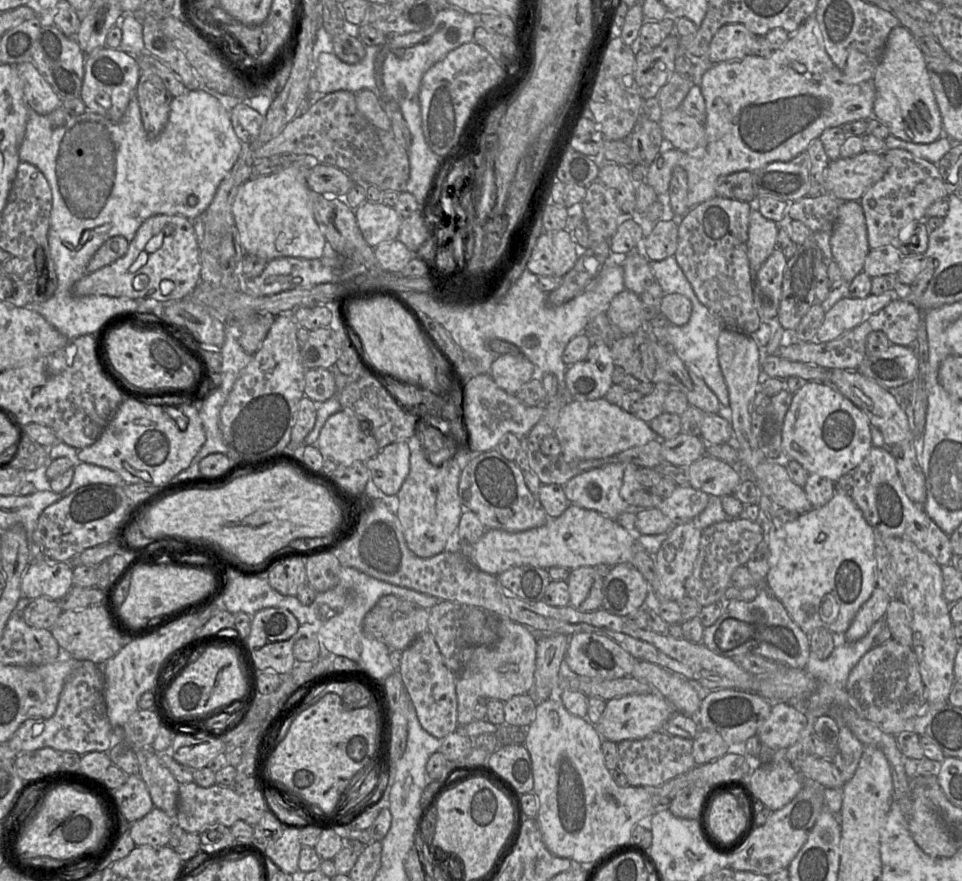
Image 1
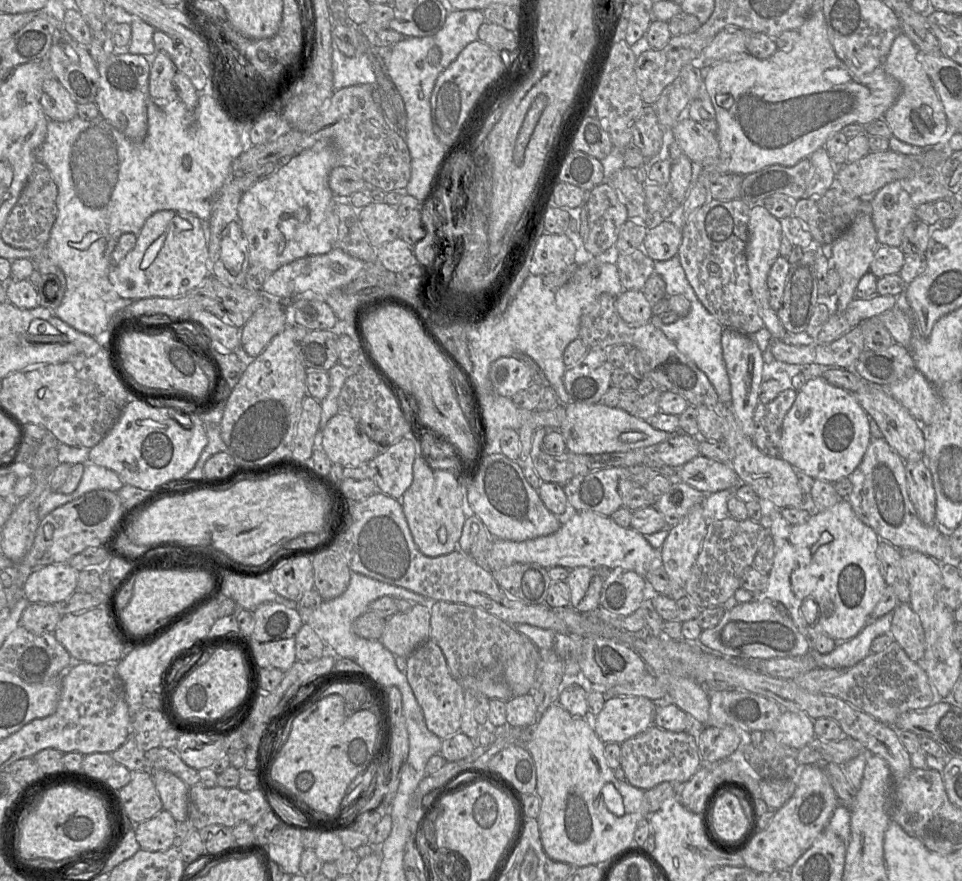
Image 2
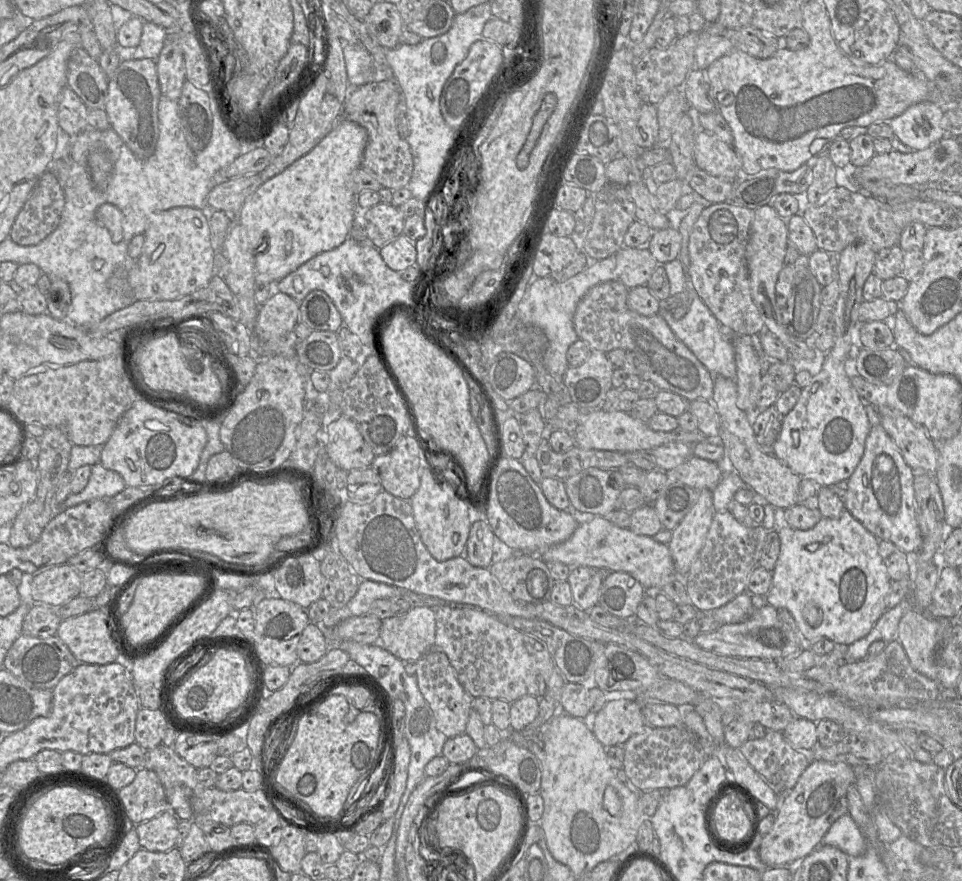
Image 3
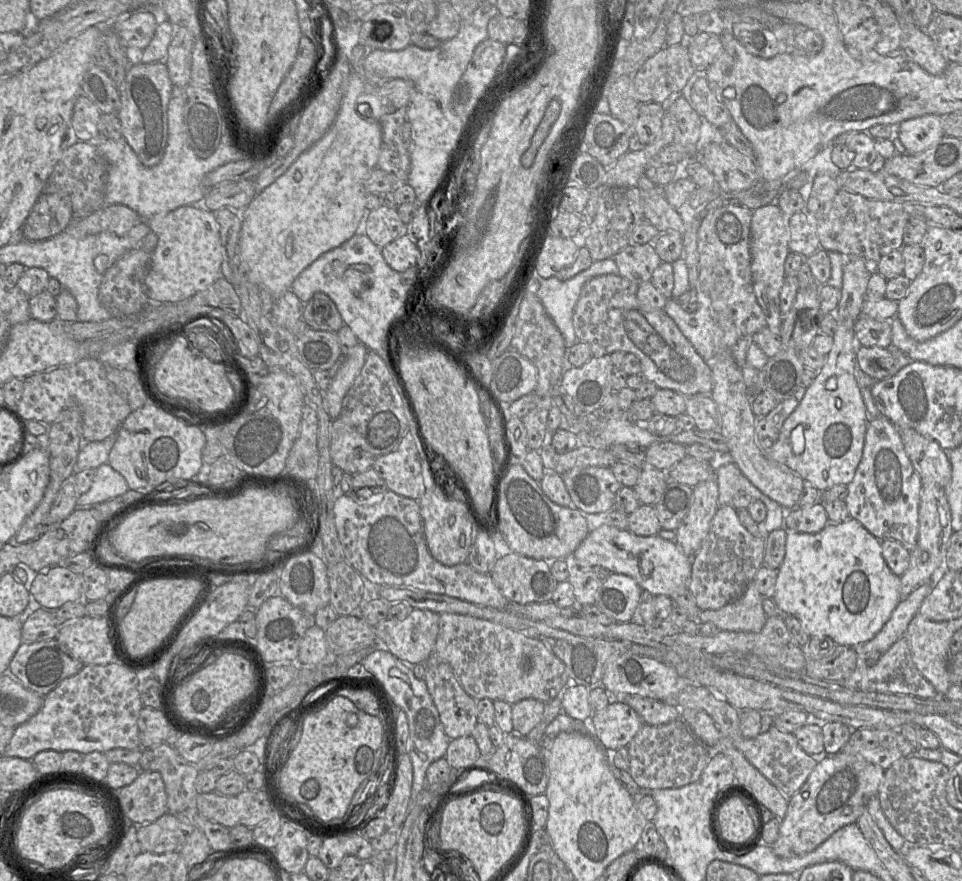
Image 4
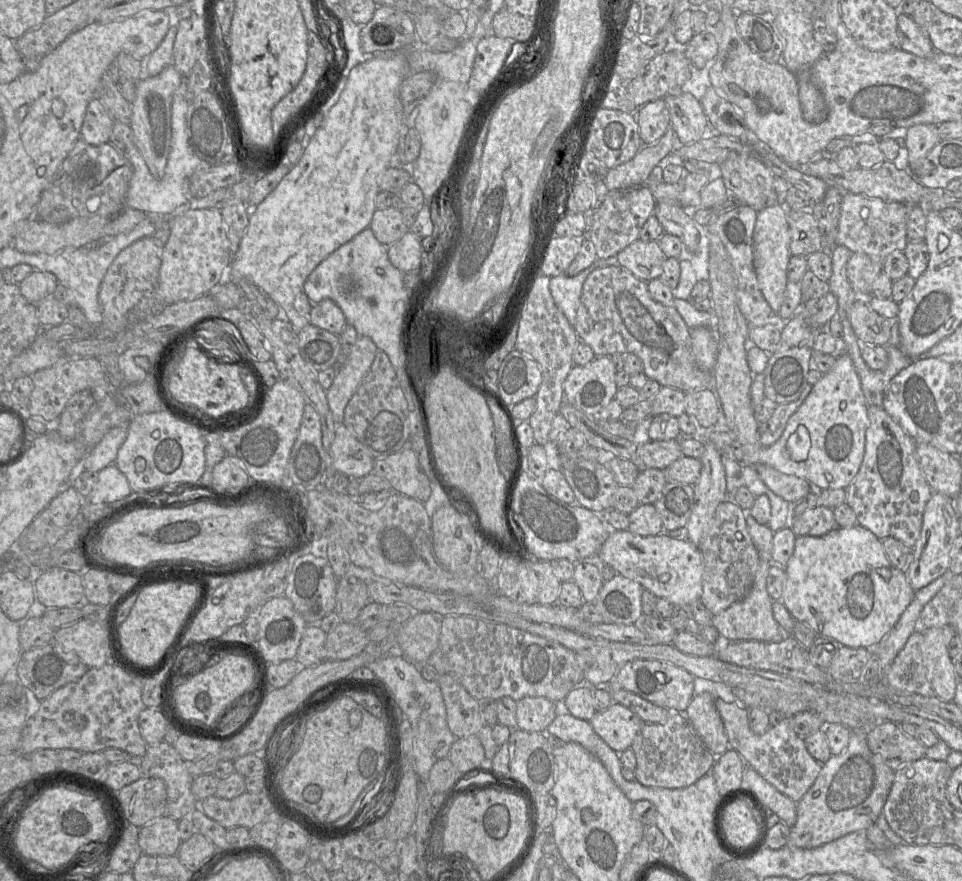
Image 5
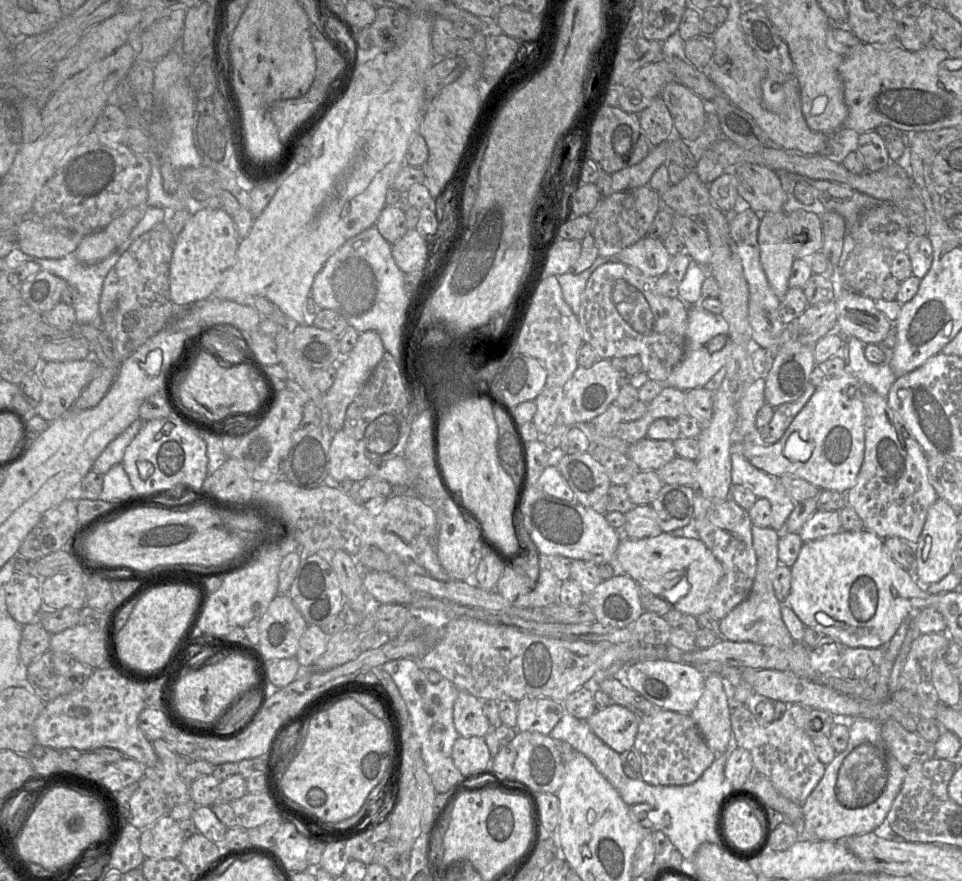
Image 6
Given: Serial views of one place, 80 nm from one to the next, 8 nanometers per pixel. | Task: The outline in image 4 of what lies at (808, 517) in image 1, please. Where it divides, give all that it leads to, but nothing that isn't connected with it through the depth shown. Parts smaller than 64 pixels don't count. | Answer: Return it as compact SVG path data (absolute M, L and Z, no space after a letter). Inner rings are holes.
M851 517L840 523L829 522L814 534L787 530L785 557L777 572L772 599L782 614L798 619L811 637L827 636L837 645L852 647L873 639L902 601L900 577L890 570L883 558L881 541Z

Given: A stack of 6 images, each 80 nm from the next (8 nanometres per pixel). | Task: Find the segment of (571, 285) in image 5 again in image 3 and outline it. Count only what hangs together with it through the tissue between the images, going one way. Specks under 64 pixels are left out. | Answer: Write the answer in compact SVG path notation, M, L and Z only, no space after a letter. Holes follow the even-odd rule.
M615 257L590 261L589 265L570 279L557 282L551 277L534 277L523 298L518 304L518 316L523 323L540 328L548 339L543 364L547 371L557 380L563 381L569 365L566 354L569 347L578 340L574 327L576 307L582 297L594 286L618 279Z

